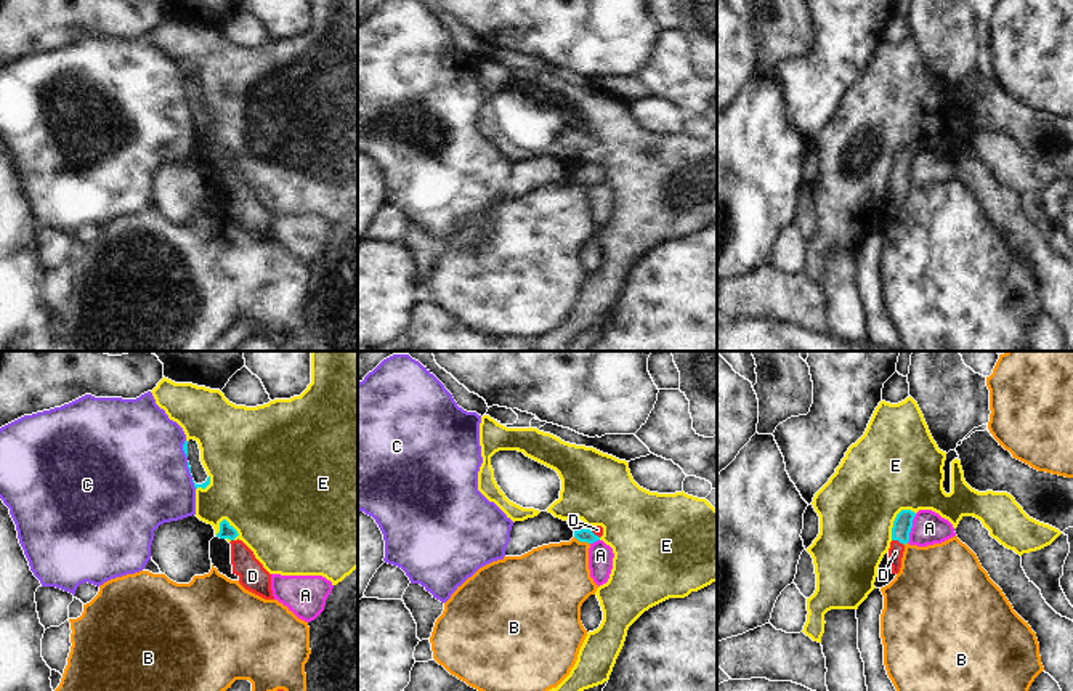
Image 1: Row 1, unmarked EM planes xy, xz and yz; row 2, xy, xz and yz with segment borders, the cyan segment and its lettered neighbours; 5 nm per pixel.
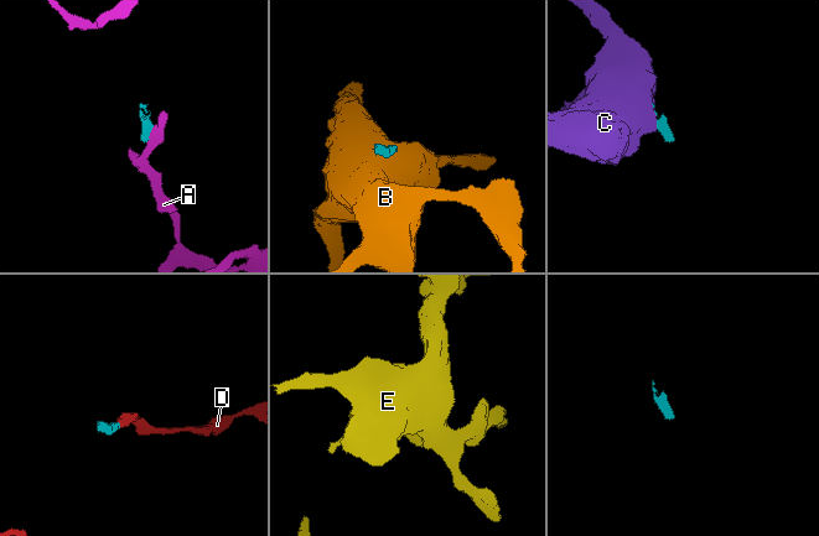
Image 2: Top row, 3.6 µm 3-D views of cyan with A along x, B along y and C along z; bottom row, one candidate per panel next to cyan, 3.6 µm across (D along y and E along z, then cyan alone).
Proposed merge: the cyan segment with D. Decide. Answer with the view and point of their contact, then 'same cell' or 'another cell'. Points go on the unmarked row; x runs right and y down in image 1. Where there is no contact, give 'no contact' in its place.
yz (898, 181) | same cell

